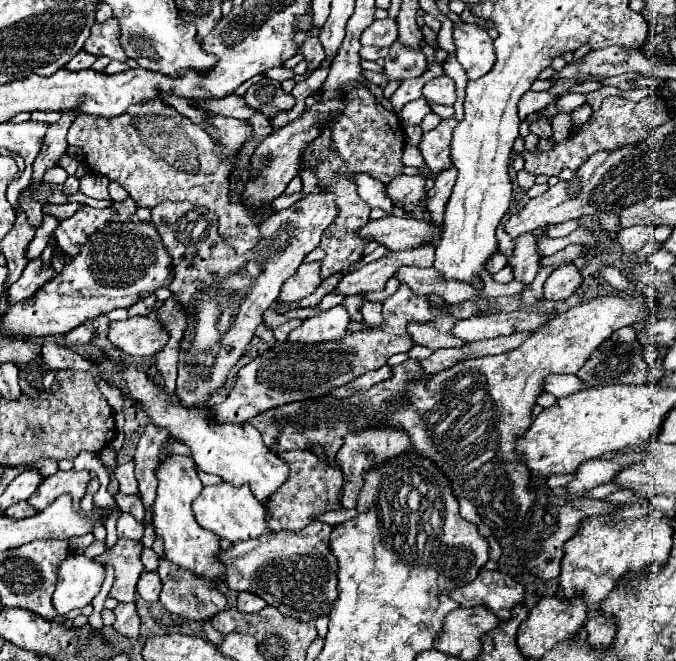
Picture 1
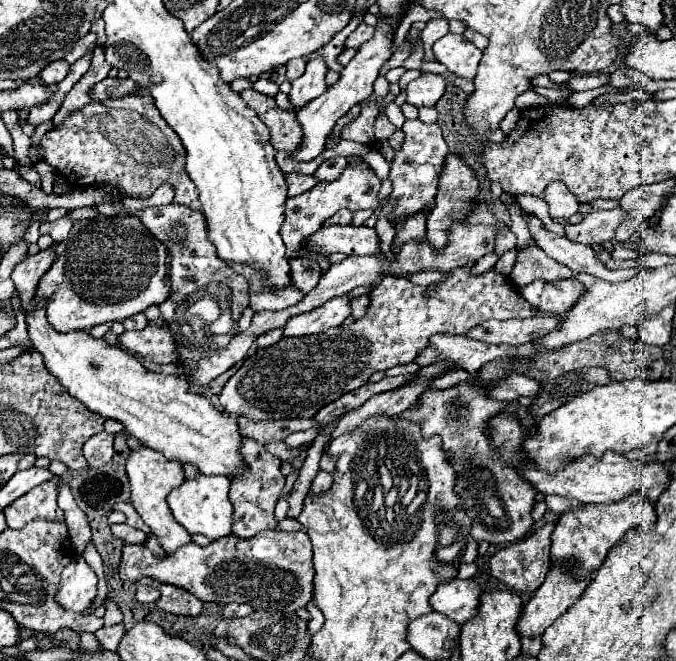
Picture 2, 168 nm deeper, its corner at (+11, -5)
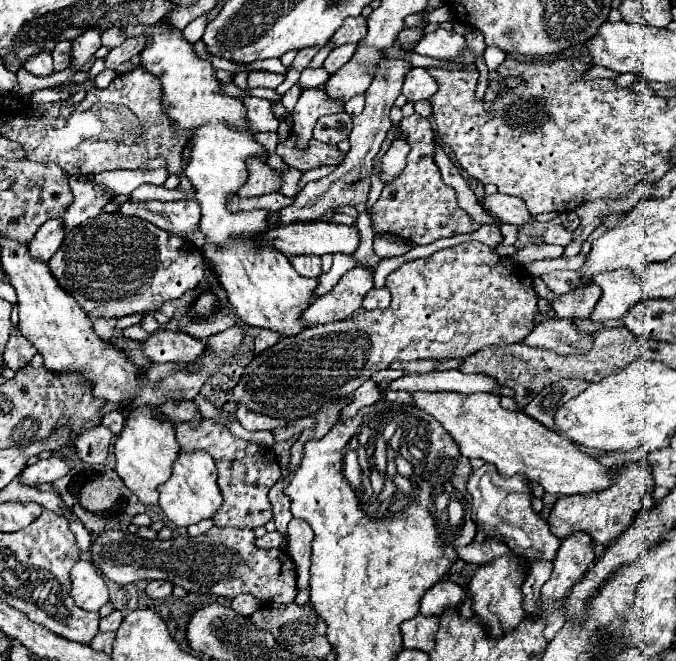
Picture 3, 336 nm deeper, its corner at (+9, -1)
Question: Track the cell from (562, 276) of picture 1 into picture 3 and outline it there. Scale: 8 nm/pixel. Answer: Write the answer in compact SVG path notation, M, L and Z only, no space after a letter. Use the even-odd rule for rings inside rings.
M533 278L533 288L541 298L551 302L557 318L587 318L601 296L601 288L593 282L573 288L567 294L555 294L543 284L541 278Z

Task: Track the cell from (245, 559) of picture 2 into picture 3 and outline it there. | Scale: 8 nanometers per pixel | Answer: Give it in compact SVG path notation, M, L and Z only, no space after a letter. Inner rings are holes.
M213 526L203 536L179 536L171 540L145 540L129 532L109 530L93 542L89 554L91 562L121 586L139 580L167 580L187 592L215 594L229 600L249 592L259 602L277 604L289 604L297 596L295 562L281 548L259 548L253 530Z

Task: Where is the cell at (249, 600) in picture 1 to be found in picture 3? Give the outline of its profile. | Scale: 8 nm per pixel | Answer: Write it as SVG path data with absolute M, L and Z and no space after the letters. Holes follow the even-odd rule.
M239 594L231 600L231 608L241 616L251 616L255 610L259 610L259 602L251 594Z

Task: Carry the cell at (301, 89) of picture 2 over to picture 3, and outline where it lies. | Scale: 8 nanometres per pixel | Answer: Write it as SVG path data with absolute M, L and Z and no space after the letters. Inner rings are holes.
M303 88L301 98L293 110L293 126L295 134L299 136L299 146L303 148L313 136L313 126L317 118L335 112L343 112L343 104L327 100L327 94L319 88Z

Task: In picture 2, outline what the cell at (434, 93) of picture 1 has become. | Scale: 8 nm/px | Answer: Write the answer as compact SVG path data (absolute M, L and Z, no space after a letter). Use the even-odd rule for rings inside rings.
M423 74L417 80L409 82L407 86L407 100L409 104L423 108L423 106L435 106L437 100L445 92L445 78L437 74Z

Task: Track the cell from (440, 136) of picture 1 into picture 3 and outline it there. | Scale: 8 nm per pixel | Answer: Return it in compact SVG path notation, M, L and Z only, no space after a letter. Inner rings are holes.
M419 114L403 118L399 122L401 132L407 136L411 152L407 156L405 170L385 184L381 198L373 204L373 228L377 234L393 234L407 242L415 244L431 244L445 236L467 234L479 228L461 208L455 196L455 190L441 180L439 166L435 164L435 134L431 122Z

